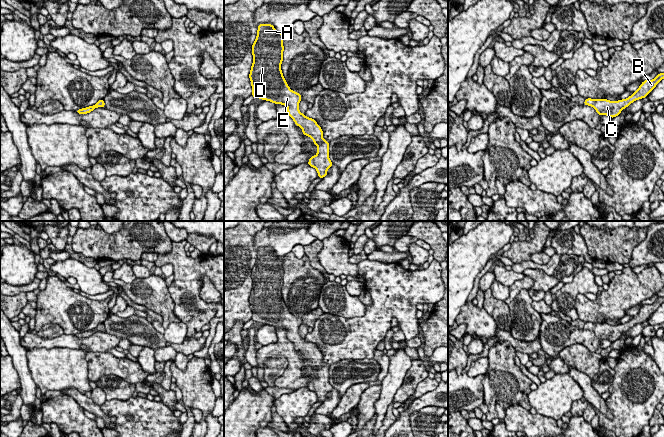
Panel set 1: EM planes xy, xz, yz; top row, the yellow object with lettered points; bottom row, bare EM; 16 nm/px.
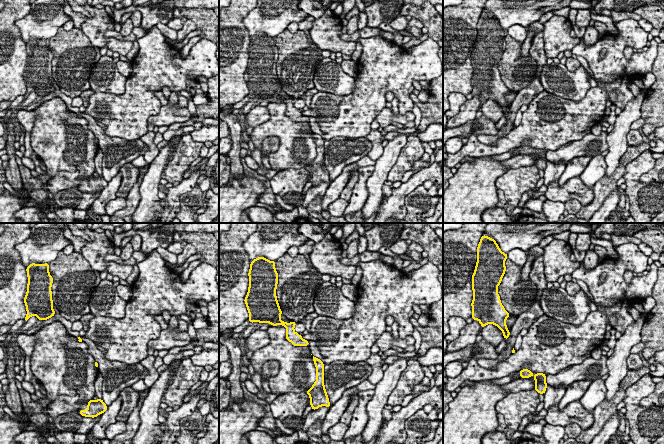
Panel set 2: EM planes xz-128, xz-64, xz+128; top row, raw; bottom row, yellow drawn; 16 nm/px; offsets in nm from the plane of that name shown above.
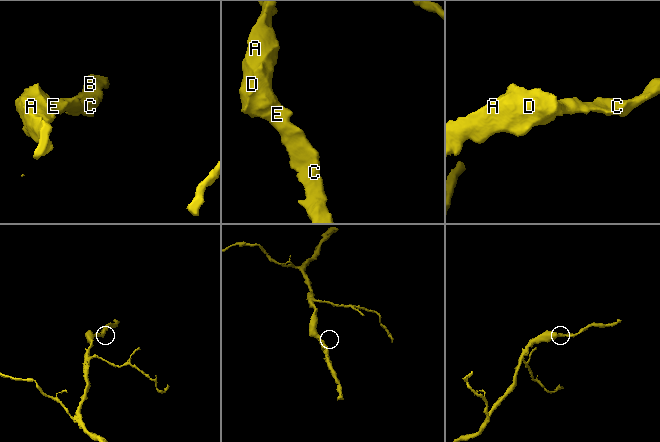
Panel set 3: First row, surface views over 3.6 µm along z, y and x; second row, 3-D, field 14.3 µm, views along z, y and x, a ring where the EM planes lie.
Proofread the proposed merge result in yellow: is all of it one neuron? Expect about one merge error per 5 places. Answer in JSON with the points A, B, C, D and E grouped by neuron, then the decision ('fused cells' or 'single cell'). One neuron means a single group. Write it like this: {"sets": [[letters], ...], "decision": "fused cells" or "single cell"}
{"sets": [["A", "B", "C", "D", "E"]], "decision": "single cell"}

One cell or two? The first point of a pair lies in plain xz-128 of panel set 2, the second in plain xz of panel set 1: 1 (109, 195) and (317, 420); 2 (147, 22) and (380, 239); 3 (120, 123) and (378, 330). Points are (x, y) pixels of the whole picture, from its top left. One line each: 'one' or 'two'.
1: two
2: one
3: one

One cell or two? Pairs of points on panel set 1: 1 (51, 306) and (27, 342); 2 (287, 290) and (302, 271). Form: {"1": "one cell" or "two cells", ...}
{"1": "two cells", "2": "one cell"}

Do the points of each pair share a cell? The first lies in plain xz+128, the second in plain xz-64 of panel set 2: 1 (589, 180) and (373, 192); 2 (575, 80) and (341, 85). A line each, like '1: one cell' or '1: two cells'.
1: two cells
2: one cell

